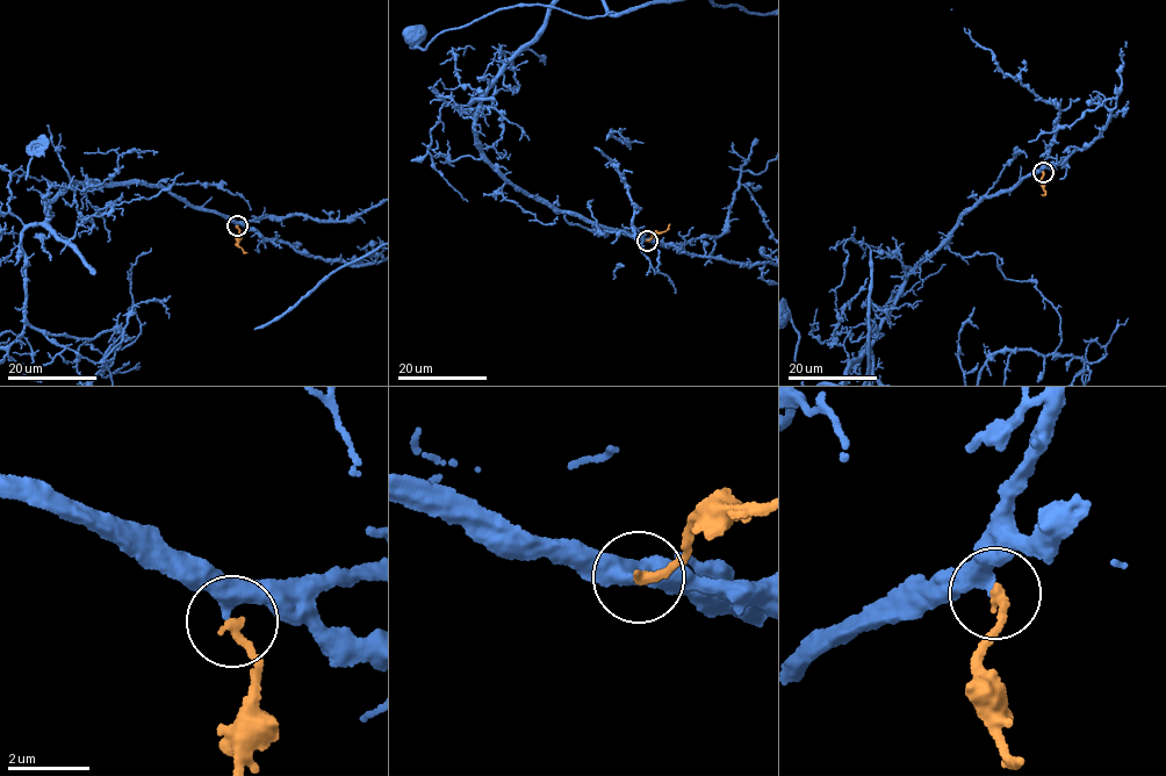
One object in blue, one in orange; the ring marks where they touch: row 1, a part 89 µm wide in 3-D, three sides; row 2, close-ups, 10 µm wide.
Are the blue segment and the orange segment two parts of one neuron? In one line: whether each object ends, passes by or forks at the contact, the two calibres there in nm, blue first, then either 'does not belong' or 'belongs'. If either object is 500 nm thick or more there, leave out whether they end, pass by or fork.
blue passes by; orange ends there; 380 nm thick on the blue side, 240 nm on the other; belongs

